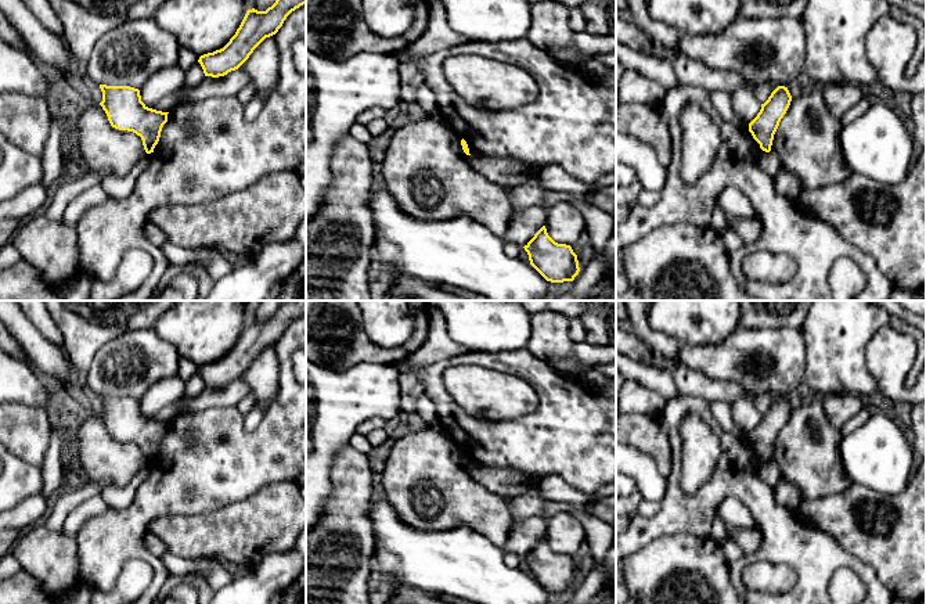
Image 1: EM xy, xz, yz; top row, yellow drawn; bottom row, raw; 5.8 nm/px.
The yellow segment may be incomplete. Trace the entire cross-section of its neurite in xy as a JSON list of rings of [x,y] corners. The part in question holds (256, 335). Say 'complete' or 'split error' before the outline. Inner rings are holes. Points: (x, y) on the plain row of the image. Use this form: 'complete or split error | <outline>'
complete | [[[306,301],[280,303],[266,321],[248,320],[239,338],[220,360],[199,367],[205,387],[219,388],[238,380],[266,349],[278,342],[287,327],[306,314]]]

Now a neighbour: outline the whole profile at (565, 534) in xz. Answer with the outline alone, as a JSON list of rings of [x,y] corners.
[[[563,511],[547,519],[545,539],[555,553],[572,557],[585,542],[585,532],[573,514]]]

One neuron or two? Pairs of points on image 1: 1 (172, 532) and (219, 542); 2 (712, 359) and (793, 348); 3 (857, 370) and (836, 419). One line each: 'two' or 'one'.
1: one
2: one
3: two

